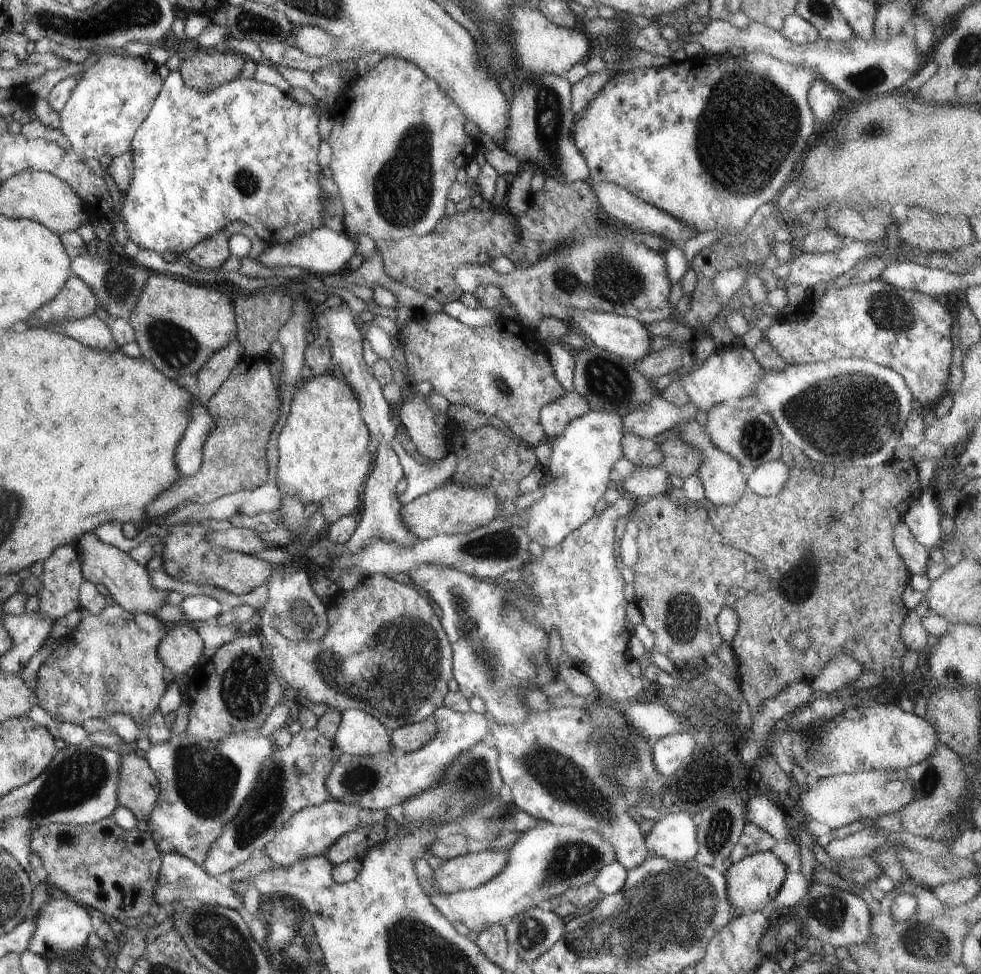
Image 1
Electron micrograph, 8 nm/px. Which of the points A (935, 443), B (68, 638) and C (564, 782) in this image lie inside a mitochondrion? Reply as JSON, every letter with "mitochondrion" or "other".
{"A":"other","B":"other","C":"mitochondrion"}

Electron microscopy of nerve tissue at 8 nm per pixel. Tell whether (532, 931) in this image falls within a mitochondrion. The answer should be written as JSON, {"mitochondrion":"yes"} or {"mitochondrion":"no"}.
{"mitochondrion":"yes"}

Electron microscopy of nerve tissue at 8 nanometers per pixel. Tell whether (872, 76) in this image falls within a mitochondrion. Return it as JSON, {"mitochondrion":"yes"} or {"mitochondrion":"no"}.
{"mitochondrion":"yes"}

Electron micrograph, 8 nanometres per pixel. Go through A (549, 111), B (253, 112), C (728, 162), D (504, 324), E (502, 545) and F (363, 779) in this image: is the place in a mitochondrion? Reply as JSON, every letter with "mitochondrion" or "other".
{"A":"mitochondrion","B":"other","C":"mitochondrion","D":"other","E":"mitochondrion","F":"mitochondrion"}

